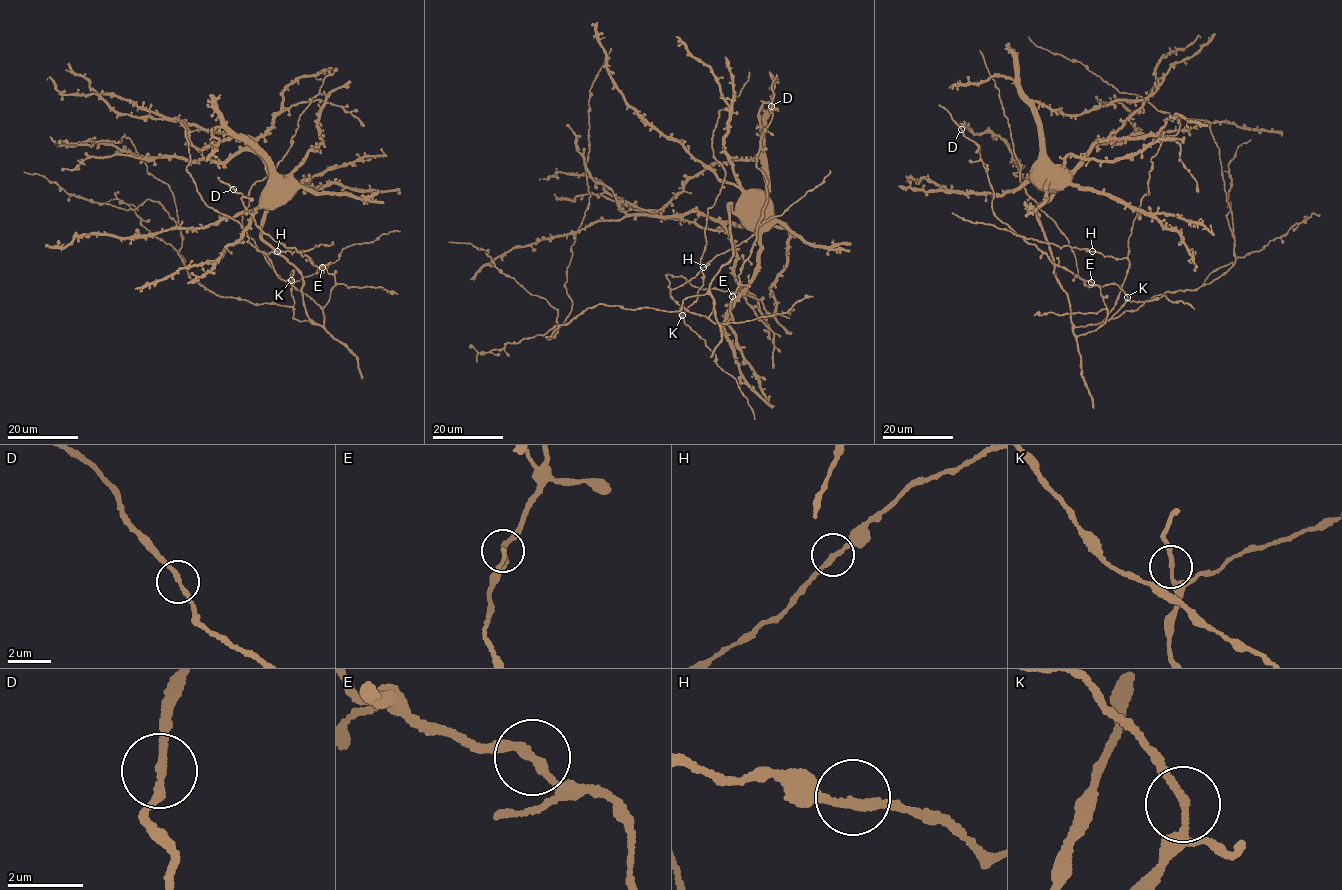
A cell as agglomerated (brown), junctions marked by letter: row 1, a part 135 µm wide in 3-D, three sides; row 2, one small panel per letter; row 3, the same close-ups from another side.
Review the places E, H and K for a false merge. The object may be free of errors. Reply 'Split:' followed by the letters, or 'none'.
Split: none

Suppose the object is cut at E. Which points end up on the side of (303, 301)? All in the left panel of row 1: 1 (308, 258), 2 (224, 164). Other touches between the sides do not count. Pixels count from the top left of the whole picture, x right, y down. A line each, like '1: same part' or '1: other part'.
1: other part
2: same part

